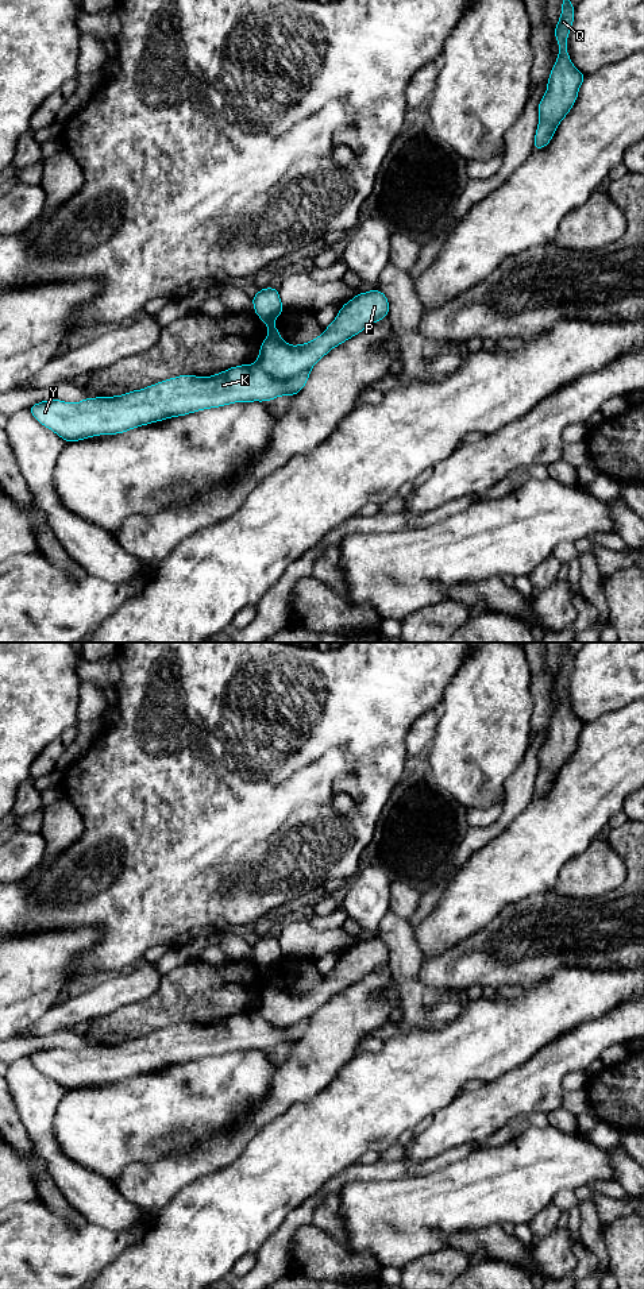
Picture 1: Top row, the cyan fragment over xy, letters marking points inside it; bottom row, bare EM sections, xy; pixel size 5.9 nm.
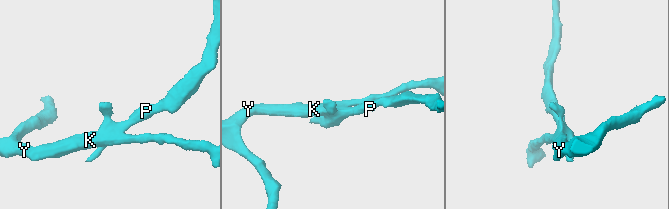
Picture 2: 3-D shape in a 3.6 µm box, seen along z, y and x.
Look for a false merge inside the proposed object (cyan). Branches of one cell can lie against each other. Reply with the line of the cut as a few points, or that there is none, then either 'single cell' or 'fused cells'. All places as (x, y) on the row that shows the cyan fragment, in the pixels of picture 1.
cut in xy along (255, 363), (273, 378), (292, 378), (309, 370); fused cells

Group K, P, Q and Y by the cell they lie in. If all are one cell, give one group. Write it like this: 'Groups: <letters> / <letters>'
Groups: K Y / P Q

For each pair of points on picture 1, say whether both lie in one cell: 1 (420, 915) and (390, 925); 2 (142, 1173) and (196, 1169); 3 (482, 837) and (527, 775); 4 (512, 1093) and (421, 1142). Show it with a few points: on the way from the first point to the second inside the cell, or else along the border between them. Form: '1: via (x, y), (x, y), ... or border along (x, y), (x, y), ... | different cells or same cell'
1: border along (407, 919), (412, 926) | different cells
2: via (155, 1173), (174, 1173), (182, 1169) | same cell
3: via (498, 825), (512, 810), (519, 791) | same cell
4: via (489, 1107), (444, 1131) | same cell

